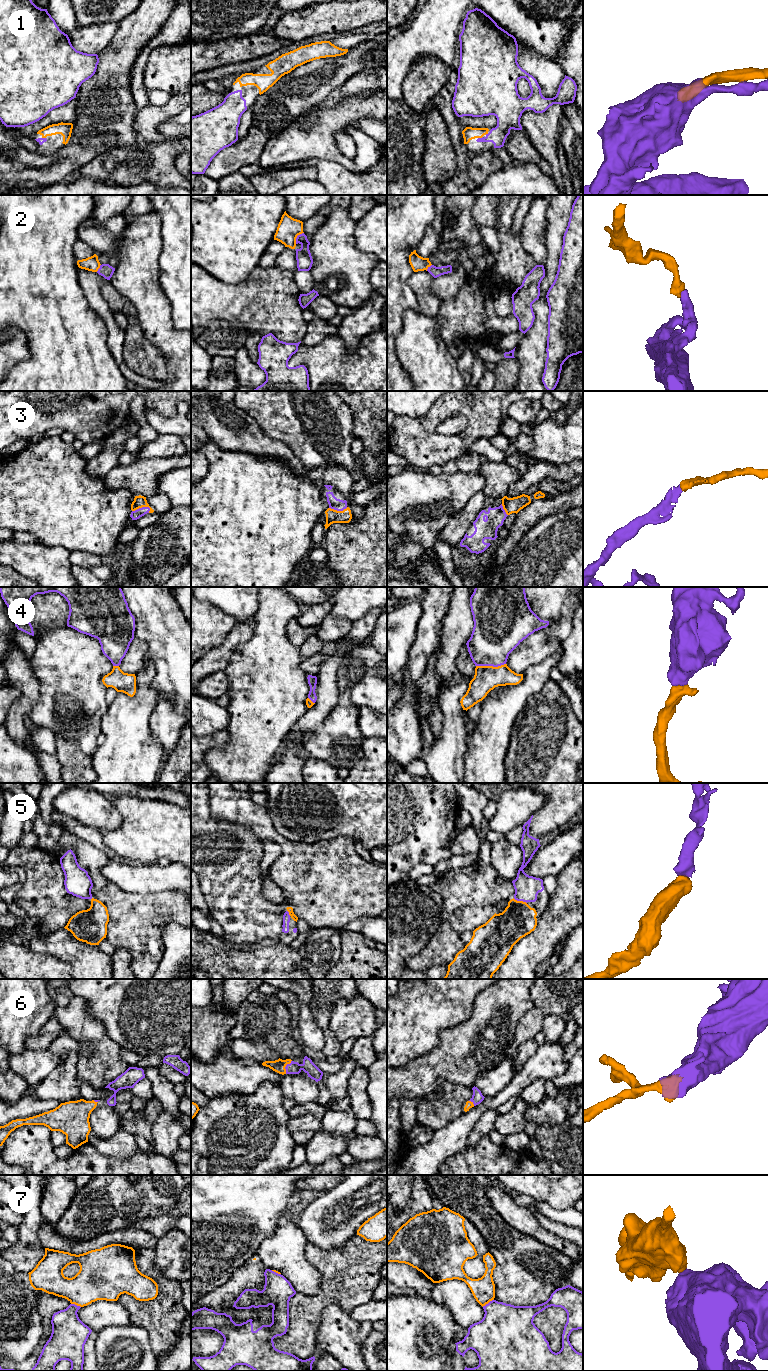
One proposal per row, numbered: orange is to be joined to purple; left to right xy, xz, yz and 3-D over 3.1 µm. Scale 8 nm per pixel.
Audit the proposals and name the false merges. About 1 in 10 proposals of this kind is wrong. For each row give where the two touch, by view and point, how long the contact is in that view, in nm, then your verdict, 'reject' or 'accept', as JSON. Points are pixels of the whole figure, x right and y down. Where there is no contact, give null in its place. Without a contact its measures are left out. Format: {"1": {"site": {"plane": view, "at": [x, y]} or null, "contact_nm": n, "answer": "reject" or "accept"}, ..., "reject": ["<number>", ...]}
{"1": {"site": {"plane": "yz", "at": [480, 138]}, "contact_nm": 40, "answer": "accept"}, "2": {"site": {"plane": "xz", "at": [297, 237]}, "contact_nm": 120, "answer": "accept"}, "3": {"site": {"plane": "xy", "at": [142, 507]}, "contact_nm": 150, "answer": "accept"}, "4": {"site": {"plane": "yz", "at": [490, 665]}, "contact_nm": 240, "answer": "accept"}, "5": {"site": {"plane": "yz", "at": [520, 900]}, "contact_nm": 120, "answer": "accept"}, "6": {"site": {"plane": "xz", "at": [286, 1066]}, "contact_nm": 120, "answer": "accept"}, "7": {"site": {"plane": "yz", "at": [488, 1303]}, "contact_nm": 110, "answer": "reject"}, "reject": ["7"]}

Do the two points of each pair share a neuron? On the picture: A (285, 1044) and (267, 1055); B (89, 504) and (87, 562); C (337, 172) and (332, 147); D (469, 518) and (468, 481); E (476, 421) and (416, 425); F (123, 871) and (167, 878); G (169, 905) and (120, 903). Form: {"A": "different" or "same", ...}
{"A": "different", "B": "different", "C": "different", "D": "different", "E": "same", "F": "same", "G": "same"}

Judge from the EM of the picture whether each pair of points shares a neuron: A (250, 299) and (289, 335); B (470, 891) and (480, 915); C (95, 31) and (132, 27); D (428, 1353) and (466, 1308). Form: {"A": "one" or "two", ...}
{"A": "one", "B": "two", "C": "two", "D": "one"}

